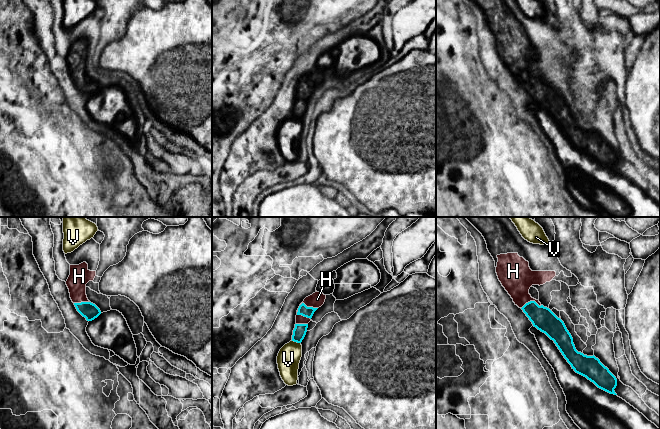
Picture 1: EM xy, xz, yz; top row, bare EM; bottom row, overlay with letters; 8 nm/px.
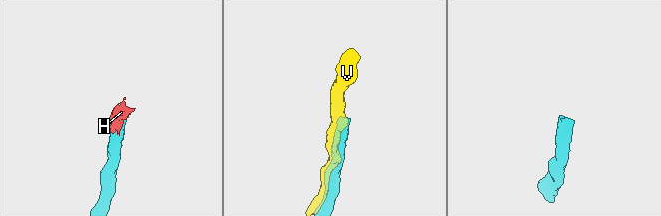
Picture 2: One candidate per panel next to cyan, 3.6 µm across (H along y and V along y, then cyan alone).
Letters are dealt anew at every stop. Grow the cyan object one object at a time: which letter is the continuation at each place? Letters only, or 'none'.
H

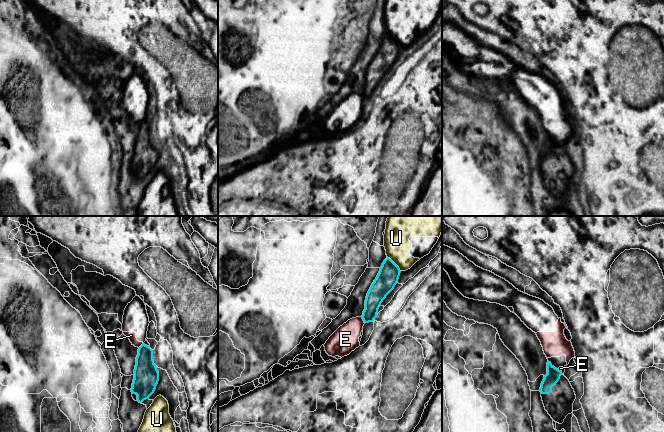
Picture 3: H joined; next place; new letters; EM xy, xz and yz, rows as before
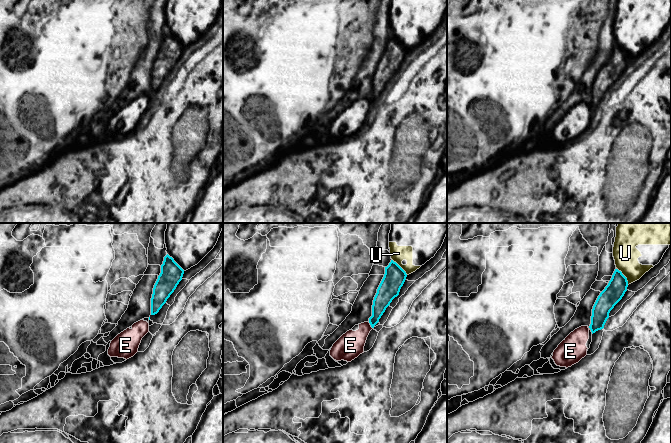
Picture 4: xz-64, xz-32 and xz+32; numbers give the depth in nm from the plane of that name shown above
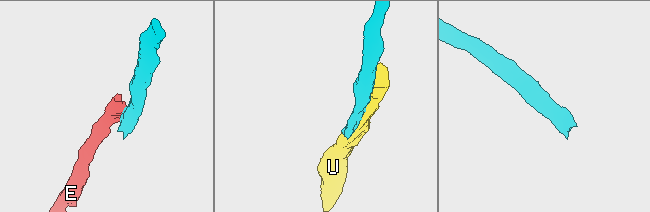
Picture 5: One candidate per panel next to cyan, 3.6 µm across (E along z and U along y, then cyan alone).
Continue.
none

